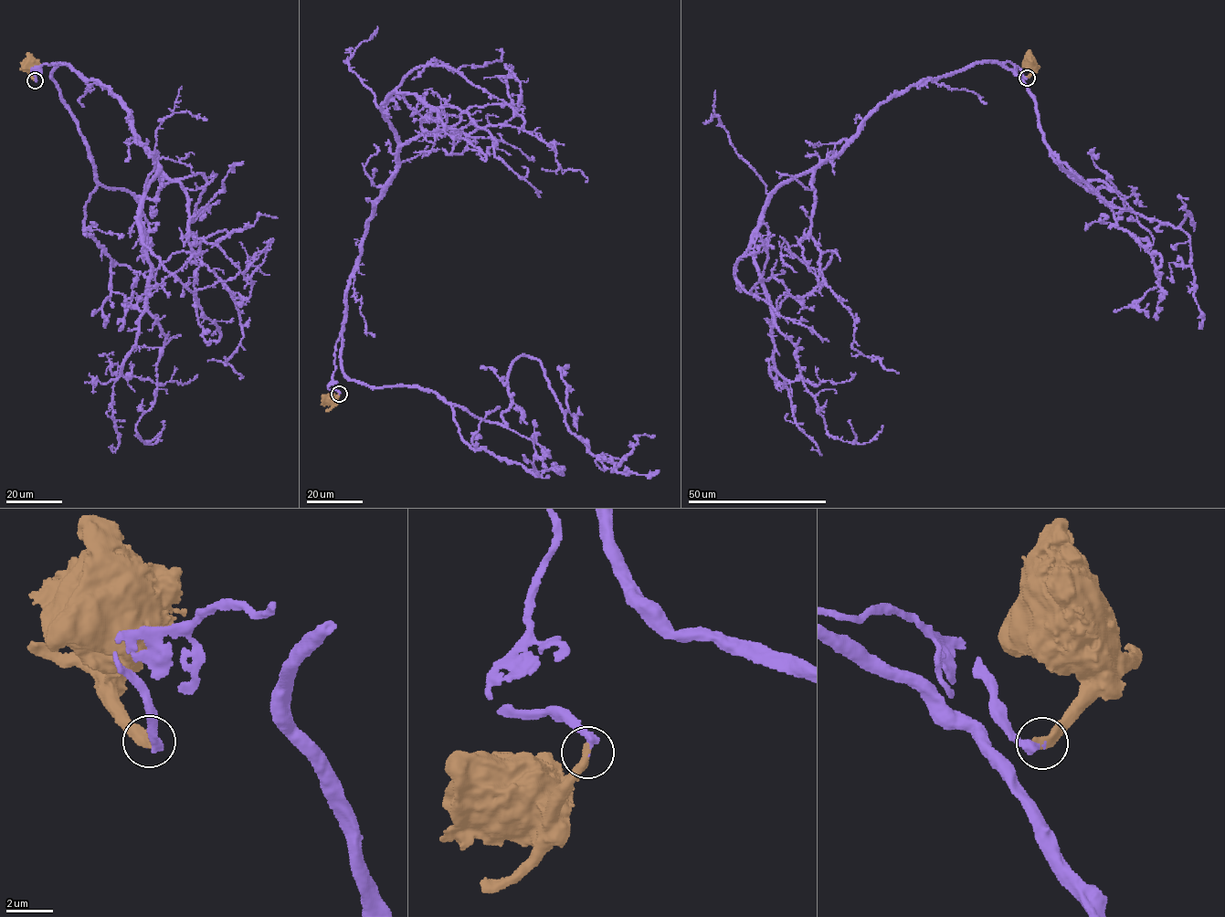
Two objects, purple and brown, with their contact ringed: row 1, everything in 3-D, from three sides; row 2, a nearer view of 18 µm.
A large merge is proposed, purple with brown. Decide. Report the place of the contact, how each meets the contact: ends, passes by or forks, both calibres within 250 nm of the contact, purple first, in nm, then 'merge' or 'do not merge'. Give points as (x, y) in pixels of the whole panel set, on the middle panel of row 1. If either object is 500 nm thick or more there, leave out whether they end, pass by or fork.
place (339, 394); purple ends; brown ends; calibres 320 and 460 nm; merge

